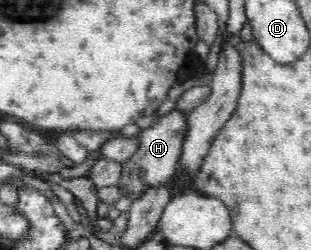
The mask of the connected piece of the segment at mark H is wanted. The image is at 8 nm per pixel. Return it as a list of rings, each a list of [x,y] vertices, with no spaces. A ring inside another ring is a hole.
[[[170,111],[159,117],[154,124],[138,134],[138,148],[124,163],[121,170],[118,187],[122,189],[122,196],[132,198],[134,202],[149,188],[165,185],[176,172],[176,166],[182,154],[182,142],[186,133],[186,112]]]

